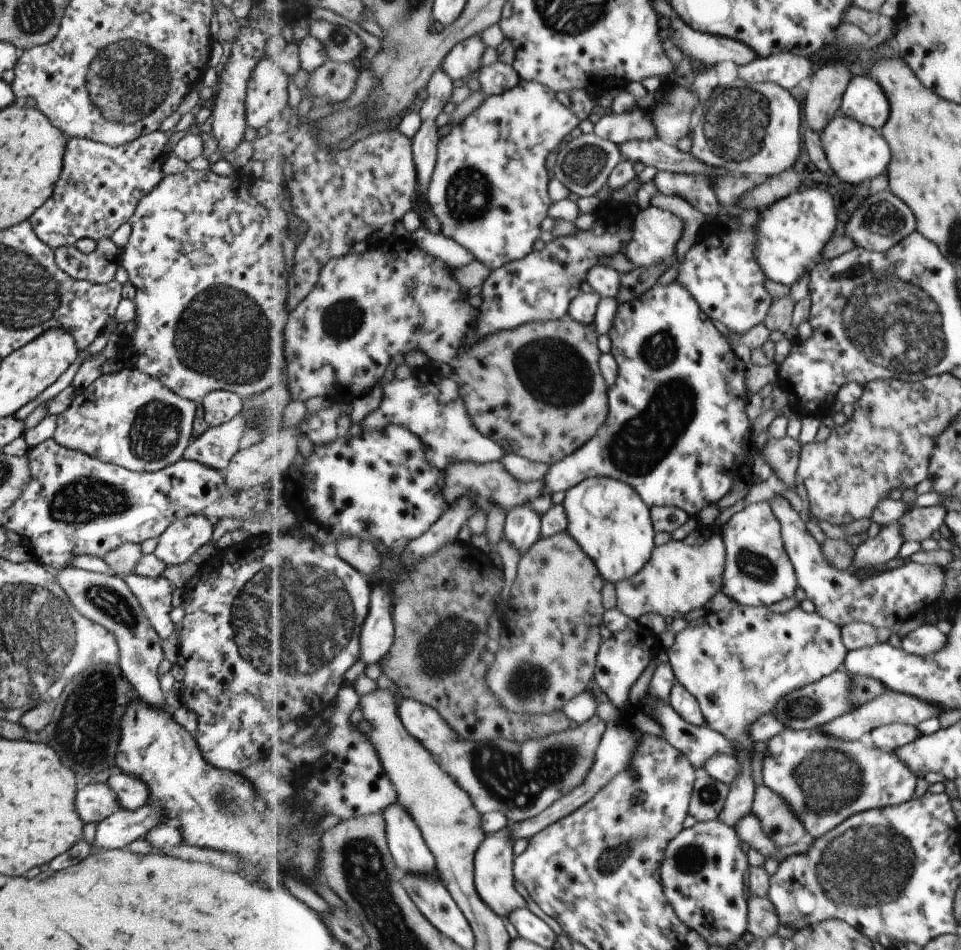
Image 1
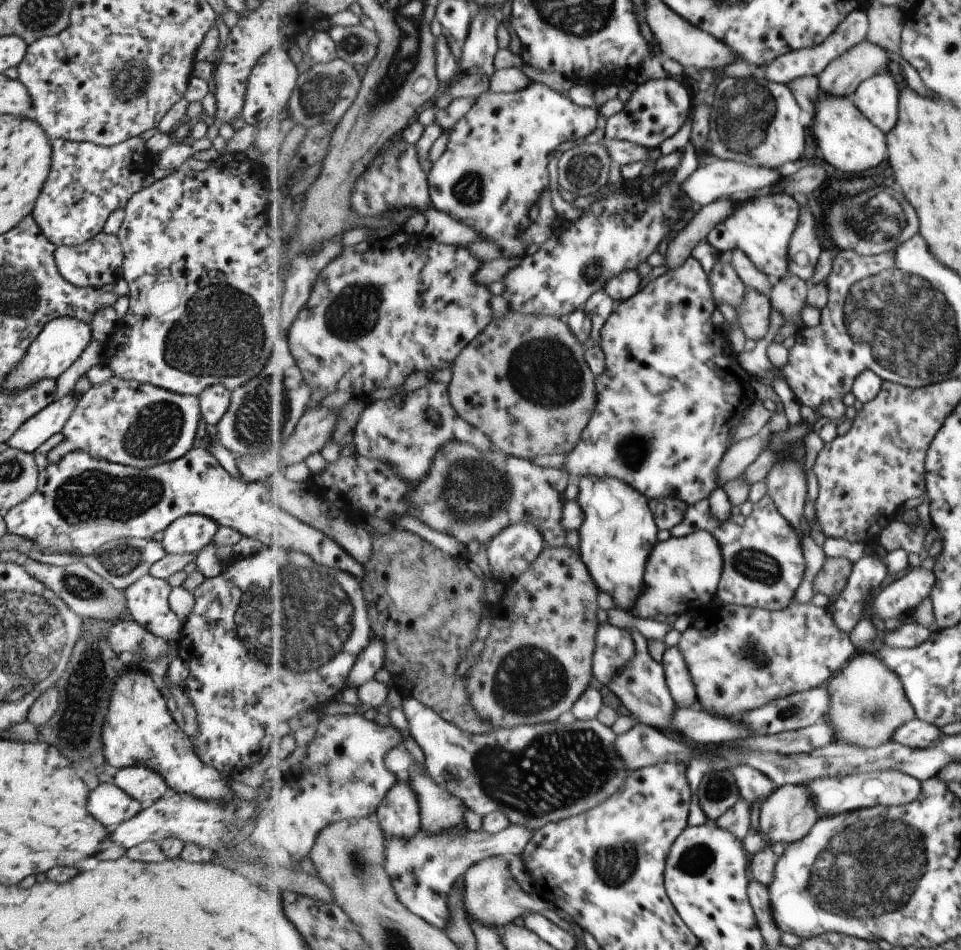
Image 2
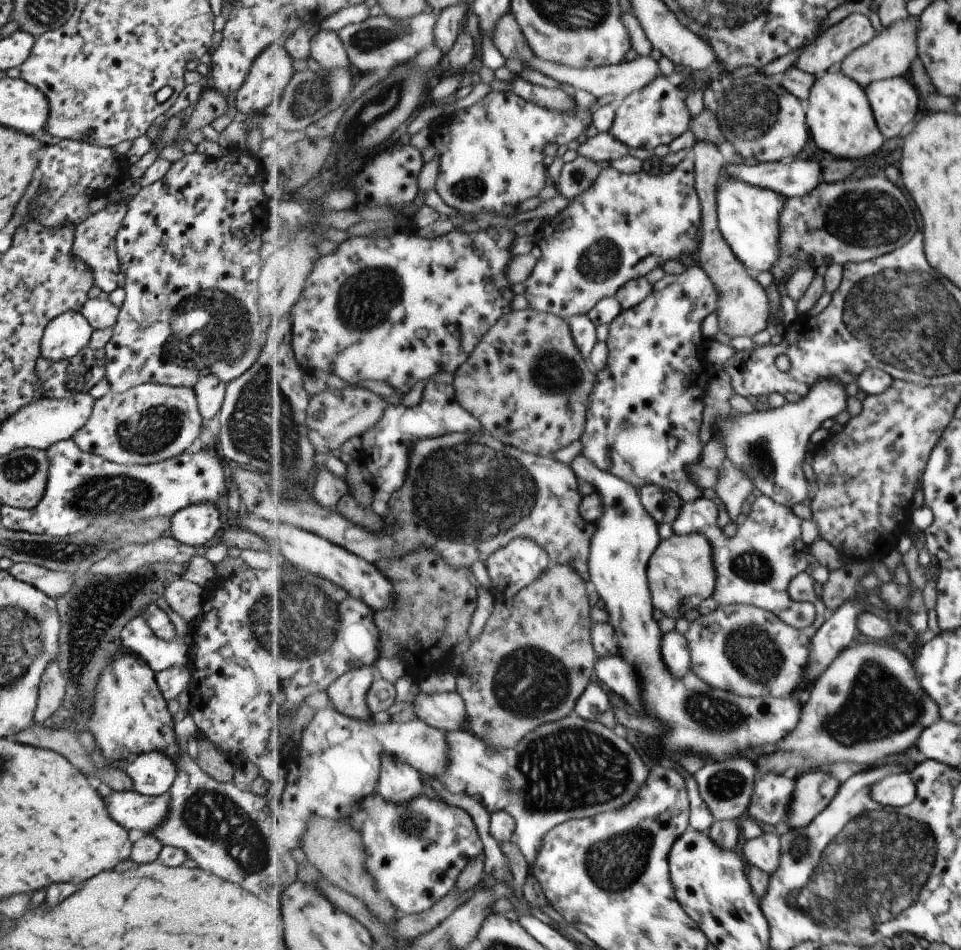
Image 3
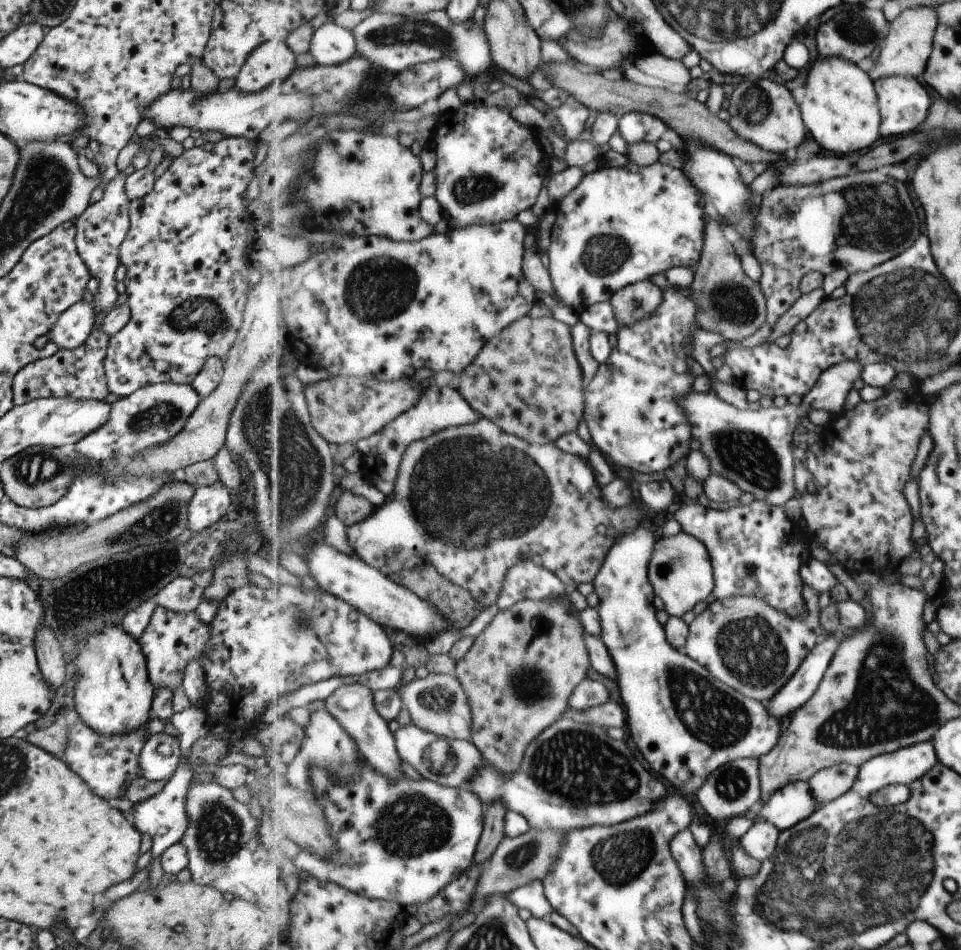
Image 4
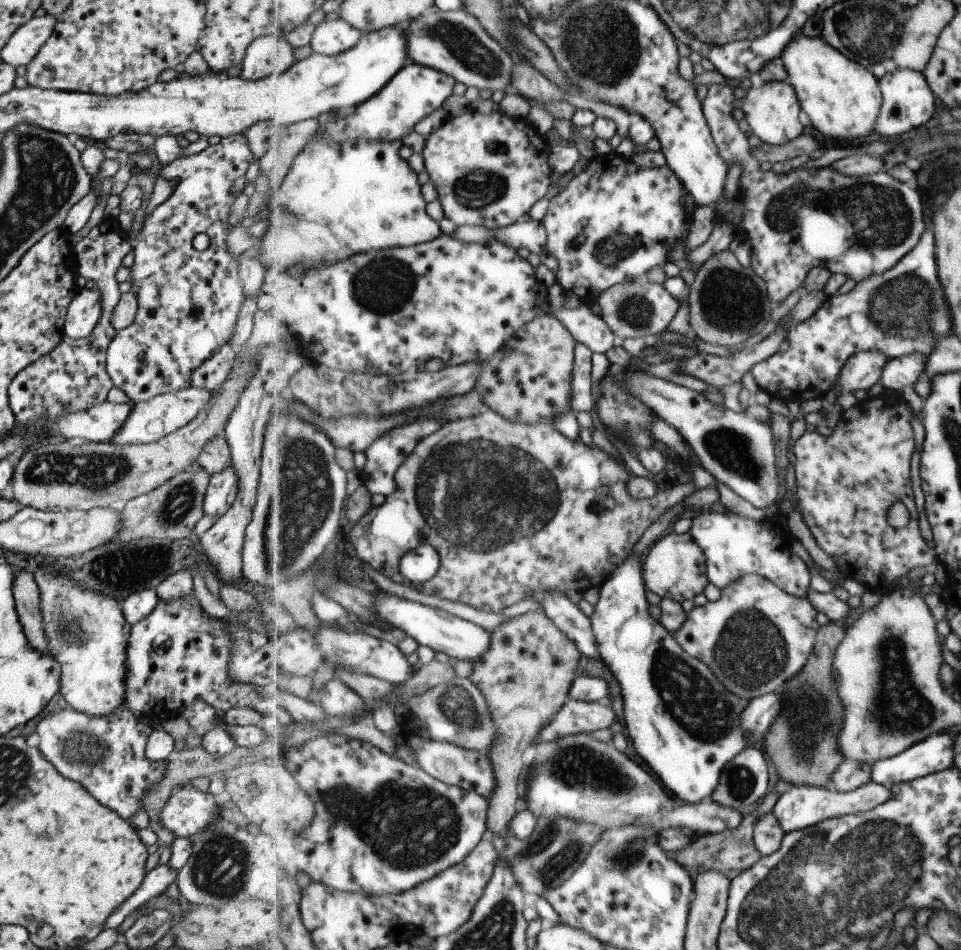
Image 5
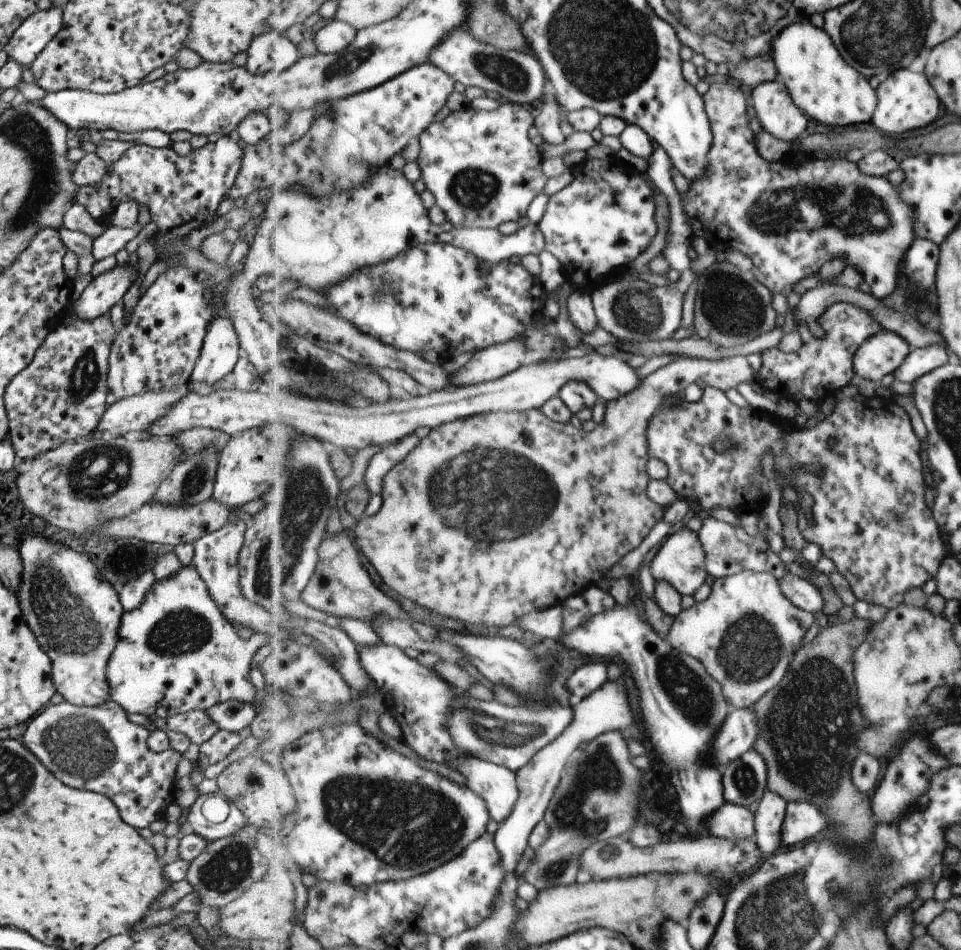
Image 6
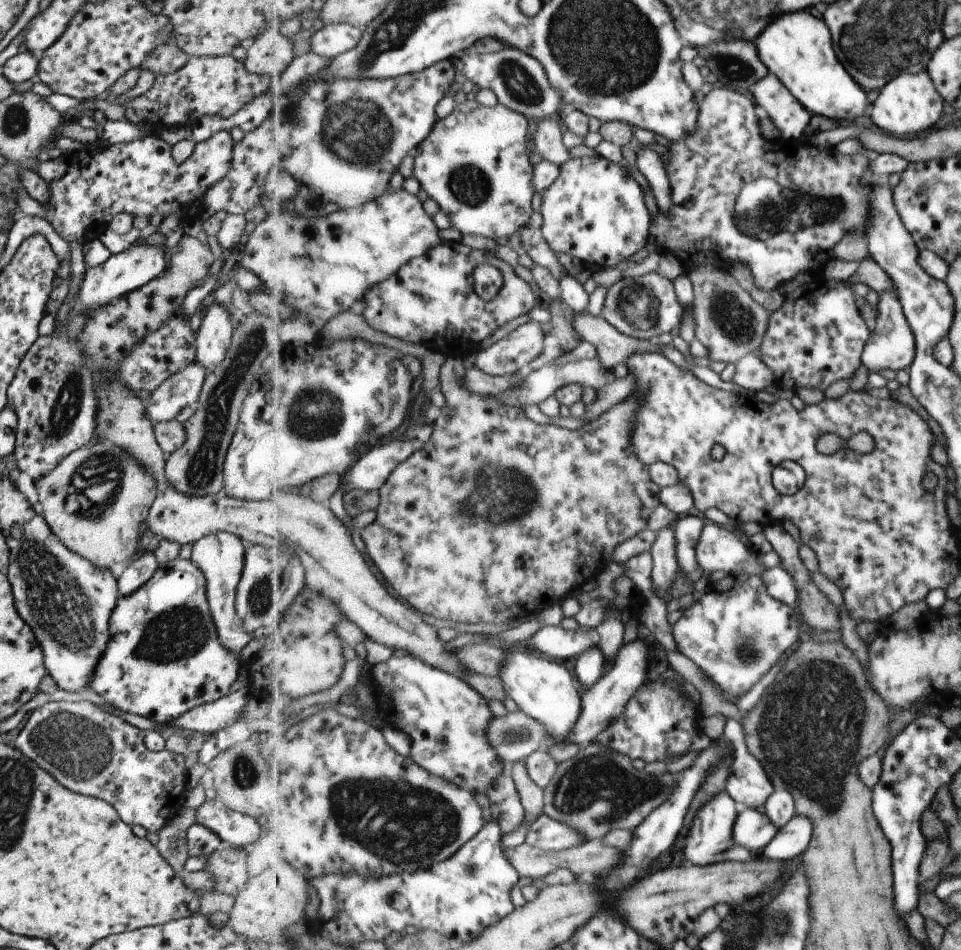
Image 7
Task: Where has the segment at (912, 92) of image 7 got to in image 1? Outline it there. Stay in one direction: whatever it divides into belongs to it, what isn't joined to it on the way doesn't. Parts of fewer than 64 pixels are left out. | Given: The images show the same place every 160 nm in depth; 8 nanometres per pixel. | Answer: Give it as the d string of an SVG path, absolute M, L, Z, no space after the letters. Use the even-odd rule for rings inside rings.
M871 75L856 76L844 94L840 114L881 130L891 118L891 101L882 84Z

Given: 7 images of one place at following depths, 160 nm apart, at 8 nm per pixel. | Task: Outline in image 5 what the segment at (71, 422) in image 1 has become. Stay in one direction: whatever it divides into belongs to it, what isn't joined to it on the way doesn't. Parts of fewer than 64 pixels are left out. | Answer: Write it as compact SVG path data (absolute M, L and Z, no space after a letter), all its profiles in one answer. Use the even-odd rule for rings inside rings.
M188 387L176 392L165 392L157 394L147 401L135 402L131 406L131 412L127 420L113 432L113 436L107 440L115 446L127 446L127 444L139 445L156 442L167 434L175 431L181 426L185 426L189 420L195 418L195 414L207 404L211 396L207 390L201 388Z

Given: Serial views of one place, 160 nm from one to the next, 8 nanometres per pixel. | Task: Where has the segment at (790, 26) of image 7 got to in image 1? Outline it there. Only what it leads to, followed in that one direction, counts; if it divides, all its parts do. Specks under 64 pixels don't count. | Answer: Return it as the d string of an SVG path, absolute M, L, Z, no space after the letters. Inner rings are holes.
M839 113L824 128L821 136L828 161L841 181L861 184L865 180L877 178L879 174L887 174L892 161L892 150L881 130Z

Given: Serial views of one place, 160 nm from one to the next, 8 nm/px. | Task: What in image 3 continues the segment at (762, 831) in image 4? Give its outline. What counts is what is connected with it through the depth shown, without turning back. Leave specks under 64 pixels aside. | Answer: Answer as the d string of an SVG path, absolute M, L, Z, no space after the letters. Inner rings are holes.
M769 828L761 836L746 841L742 848L744 857L749 863L758 866L770 875L778 869L781 851L781 837Z

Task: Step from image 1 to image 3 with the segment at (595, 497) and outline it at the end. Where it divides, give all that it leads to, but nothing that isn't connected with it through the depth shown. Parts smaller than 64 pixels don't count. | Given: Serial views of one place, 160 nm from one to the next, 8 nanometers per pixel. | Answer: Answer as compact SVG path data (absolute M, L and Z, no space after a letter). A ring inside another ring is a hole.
M583 453L577 455L572 462L574 471L578 477L593 485L604 500L603 516L597 521L598 529L593 537L590 552L590 586L596 588L596 592L604 601L605 610L609 616L609 623L615 629L618 642L618 655L629 661L636 670L641 672L642 701L645 703L645 712L655 716L665 724L667 732L663 734L663 742L669 750L675 752L691 753L699 757L713 758L715 761L725 761L731 757L739 757L748 749L755 749L763 745L778 745L799 724L802 708L806 701L805 696L798 693L793 697L779 698L769 695L760 697L744 697L731 691L715 688L705 682L698 674L690 670L679 678L672 673L662 655L664 632L661 625L653 616L654 598L650 589L649 568L651 557L658 549L662 541L659 536L659 523L651 516L651 513L643 506L642 492L626 480L613 473L601 470L590 458Z

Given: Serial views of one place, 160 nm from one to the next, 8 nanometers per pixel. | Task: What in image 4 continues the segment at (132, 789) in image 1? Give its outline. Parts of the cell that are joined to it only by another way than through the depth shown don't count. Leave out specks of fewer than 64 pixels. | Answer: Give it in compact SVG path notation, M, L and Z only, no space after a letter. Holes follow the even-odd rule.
M165 732L147 735L137 762L143 780L167 781L179 765L178 738L171 737Z

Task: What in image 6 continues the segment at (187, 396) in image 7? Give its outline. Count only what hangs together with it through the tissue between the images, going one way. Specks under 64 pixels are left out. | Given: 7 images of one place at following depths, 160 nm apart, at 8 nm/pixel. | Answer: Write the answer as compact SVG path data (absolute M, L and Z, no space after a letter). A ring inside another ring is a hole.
M188 380L176 389L147 391L123 397L104 410L95 433L103 432L116 437L131 430L145 431L193 389L193 384Z

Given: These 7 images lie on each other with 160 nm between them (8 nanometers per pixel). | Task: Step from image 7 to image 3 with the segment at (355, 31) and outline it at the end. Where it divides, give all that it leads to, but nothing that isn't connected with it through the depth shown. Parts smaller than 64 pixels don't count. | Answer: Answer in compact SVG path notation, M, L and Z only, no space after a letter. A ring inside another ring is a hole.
M320 29L313 37L312 58L325 69L347 69L352 64L339 33L334 30Z

